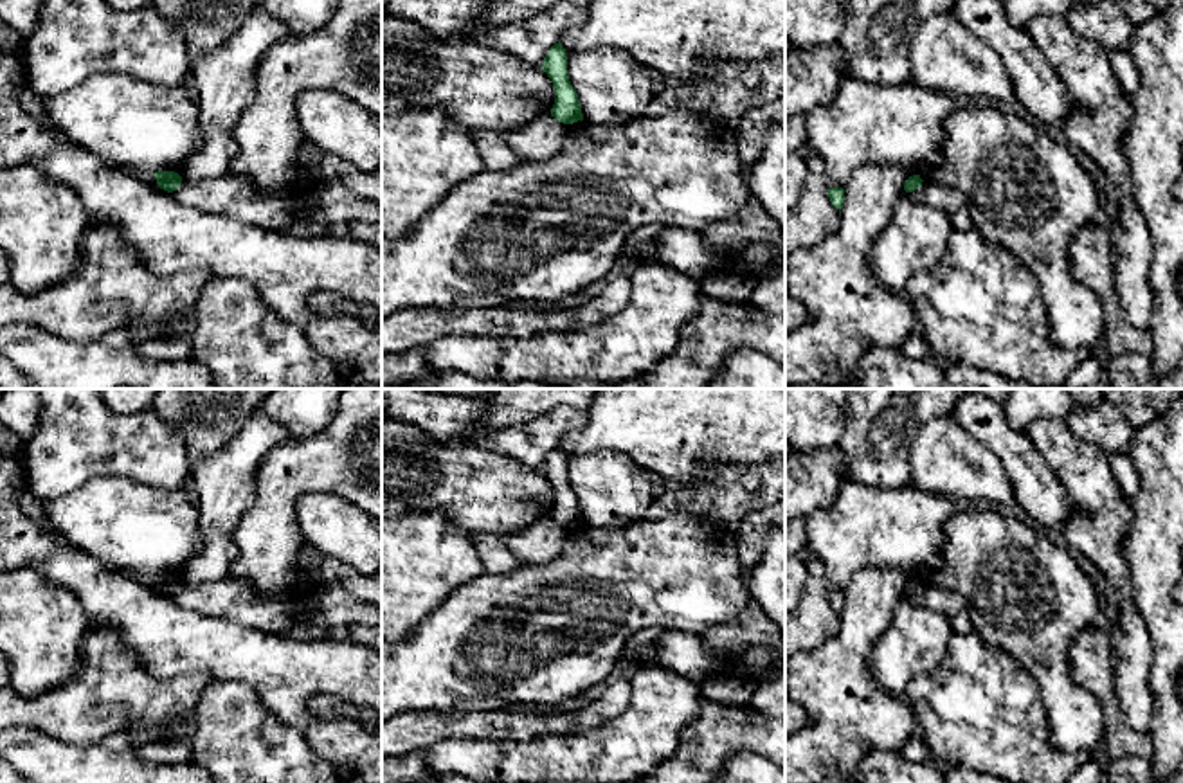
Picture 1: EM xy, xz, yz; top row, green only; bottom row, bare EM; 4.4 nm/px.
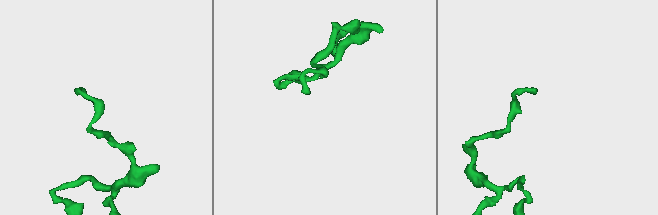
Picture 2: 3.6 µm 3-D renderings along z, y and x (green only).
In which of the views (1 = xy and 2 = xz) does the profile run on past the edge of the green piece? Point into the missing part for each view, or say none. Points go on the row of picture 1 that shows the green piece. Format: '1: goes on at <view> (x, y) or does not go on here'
1: does not go on here
2: does not go on here

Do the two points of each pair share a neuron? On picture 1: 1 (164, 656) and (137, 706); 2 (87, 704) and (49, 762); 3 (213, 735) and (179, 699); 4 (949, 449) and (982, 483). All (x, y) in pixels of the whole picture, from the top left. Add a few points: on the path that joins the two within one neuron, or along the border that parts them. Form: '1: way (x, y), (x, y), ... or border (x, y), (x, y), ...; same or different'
1: border (125, 647), (159, 679), (173, 679), (195, 672); different
2: border (24, 726), (65, 742), (105, 738); different
3: border (213, 679), (206, 686), (188, 728); different
4: way (957, 458), (973, 474); same

